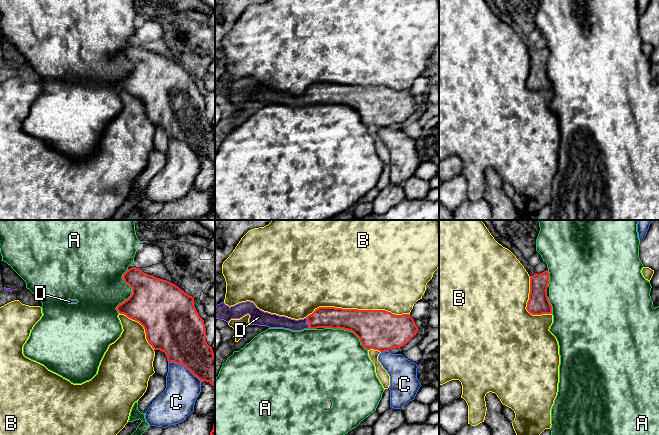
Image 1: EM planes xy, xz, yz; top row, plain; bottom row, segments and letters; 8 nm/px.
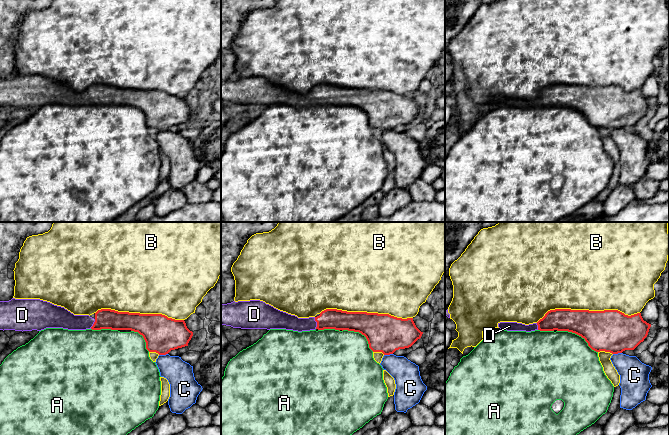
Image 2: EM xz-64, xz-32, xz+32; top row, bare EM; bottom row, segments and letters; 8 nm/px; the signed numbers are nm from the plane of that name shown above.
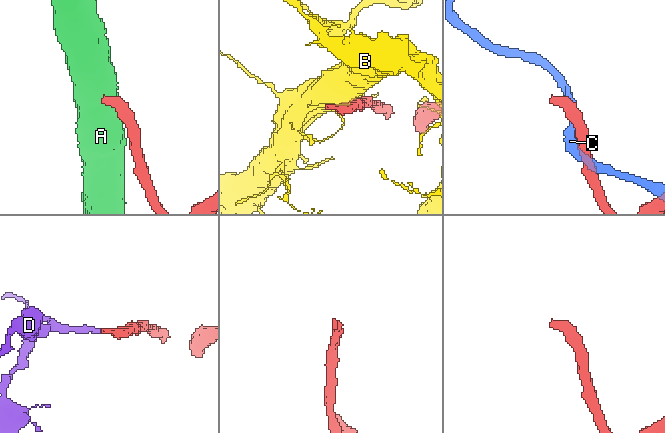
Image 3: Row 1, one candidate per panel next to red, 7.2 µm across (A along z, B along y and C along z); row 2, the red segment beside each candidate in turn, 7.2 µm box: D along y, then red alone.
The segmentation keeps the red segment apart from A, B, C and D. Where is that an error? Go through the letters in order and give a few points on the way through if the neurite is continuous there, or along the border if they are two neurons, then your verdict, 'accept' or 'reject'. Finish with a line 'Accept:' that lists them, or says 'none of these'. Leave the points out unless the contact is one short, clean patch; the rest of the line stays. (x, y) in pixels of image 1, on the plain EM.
A: reject
B: reject
C: reject
D: way xz (323, 93), (309, 99), (278, 97); accept
Accept: D

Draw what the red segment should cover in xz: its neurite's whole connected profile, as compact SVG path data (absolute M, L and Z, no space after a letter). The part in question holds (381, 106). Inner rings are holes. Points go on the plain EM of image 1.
M246 77L229 83L224 78L215 81L215 94L227 99L249 90L251 101L284 104L292 107L332 104L353 108L367 125L380 128L406 121L418 108L410 90L395 91L385 86L358 86L319 83L304 95L291 95L264 88Z

